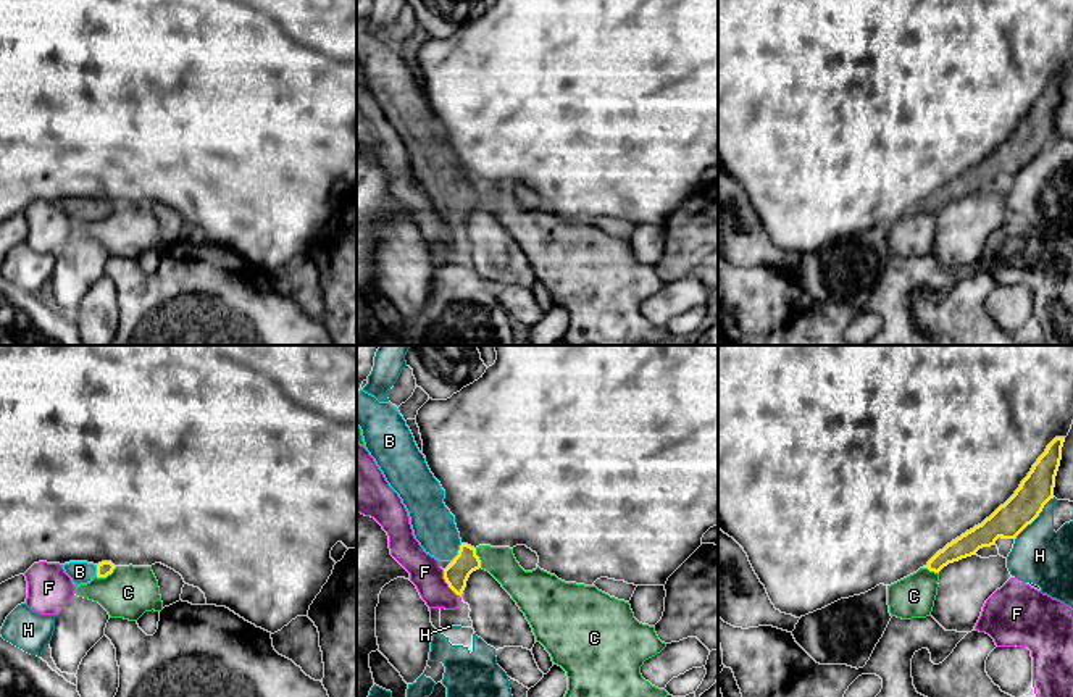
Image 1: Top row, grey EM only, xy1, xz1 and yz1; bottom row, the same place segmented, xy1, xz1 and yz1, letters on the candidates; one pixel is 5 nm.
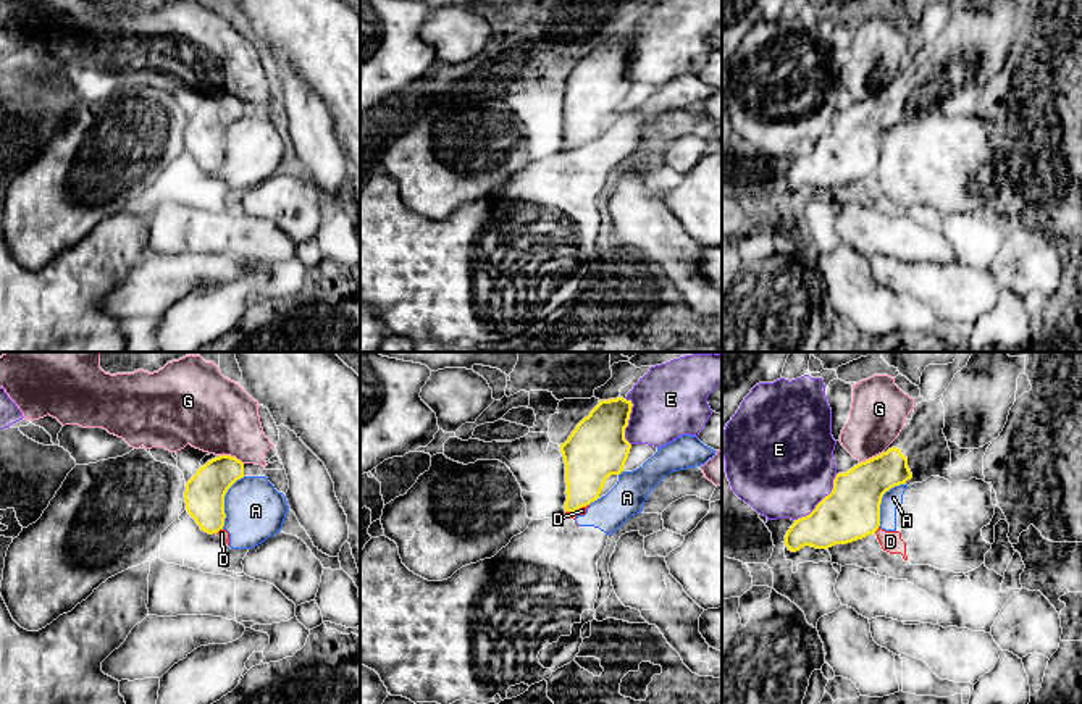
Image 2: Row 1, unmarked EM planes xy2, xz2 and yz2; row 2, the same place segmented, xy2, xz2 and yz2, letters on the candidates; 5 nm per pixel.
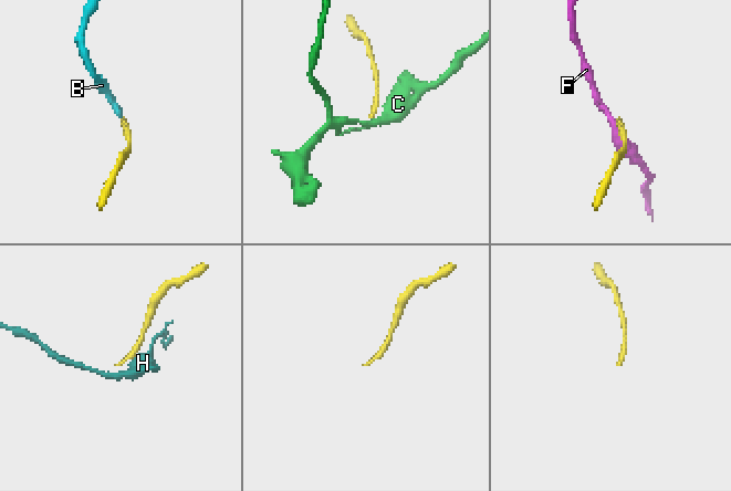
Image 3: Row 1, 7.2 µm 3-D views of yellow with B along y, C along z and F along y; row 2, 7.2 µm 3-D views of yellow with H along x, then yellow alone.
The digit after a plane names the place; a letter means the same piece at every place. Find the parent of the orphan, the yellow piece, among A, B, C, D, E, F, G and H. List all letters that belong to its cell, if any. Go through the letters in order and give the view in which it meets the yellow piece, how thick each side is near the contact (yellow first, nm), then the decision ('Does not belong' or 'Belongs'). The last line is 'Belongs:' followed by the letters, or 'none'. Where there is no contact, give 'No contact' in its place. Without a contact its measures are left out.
A: Touches yellow in xy2. Thickness 200 nm (yellow) against 300 nm. Does not belong
B: Touches yellow in xz1. Thickness 120 nm (yellow) against 220 nm. Belongs
C: Touches yellow in xy1. Thickness 70 nm (yellow) against 260 nm. Does not belong
D: Touches yellow in xz2. Thickness 240 nm (yellow) against 40 nm. Does not belong
E: Touches yellow in yz2. Thickness 280 nm (yellow) against 500 nm. Does not belong
F: Touches yellow in xz1. Thickness 120 nm (yellow) against 160 nm. Does not belong
G: Touches yellow in xy2. Thickness 200 nm (yellow) against 380 nm. Does not belong
H: Touches yellow in yz1. Thickness 170 nm (yellow) against 280 nm. Does not belong
Belongs: B

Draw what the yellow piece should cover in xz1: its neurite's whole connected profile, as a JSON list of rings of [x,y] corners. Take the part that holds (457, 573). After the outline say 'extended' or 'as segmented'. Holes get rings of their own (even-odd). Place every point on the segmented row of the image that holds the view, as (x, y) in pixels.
[[[360,389],[357,390],[357,424],[361,429],[366,450],[374,458],[389,486],[402,499],[410,516],[415,539],[426,553],[439,561],[450,563],[444,570],[444,579],[449,587],[461,597],[470,574],[481,568],[481,560],[474,547],[461,542],[455,516],[444,503],[445,490],[431,473],[407,421],[395,405],[390,402],[379,402],[374,395]]]; extended

